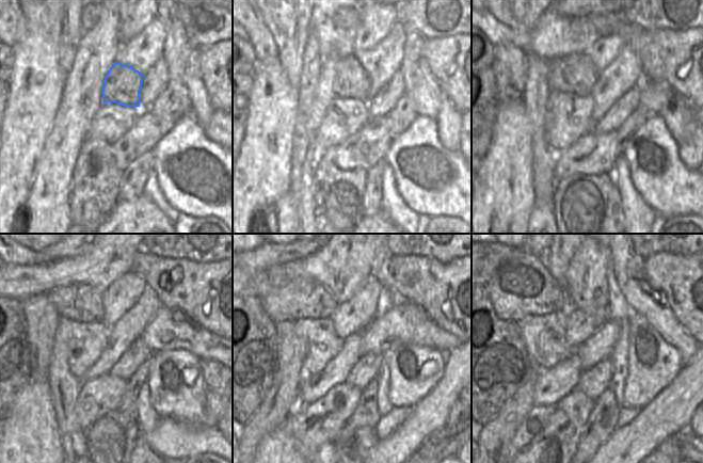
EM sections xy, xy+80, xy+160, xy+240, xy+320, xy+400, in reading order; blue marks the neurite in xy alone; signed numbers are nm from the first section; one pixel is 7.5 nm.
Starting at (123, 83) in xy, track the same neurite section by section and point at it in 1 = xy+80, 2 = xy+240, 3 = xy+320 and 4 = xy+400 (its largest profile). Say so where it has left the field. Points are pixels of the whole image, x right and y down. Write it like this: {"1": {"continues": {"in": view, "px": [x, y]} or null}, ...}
{"1": {"continues": {"in": "xy+80", "px": [351, 81]}}, "2": {"continues": {"in": "xy+240", "px": [80, 303]}}, "3": {"continues": {"in": "xy+320", "px": [289, 298]}}, "4": {"continues": {"in": "xy+400", "px": [521, 286]}}}

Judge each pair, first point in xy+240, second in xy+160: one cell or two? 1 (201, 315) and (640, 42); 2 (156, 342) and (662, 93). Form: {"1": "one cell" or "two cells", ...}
{"1": "one cell", "2": "one cell"}

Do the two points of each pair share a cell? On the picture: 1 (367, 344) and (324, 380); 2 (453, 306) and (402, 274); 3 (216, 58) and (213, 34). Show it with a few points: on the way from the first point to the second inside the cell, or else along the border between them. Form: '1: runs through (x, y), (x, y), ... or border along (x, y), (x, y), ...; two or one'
1: border along (357, 332), (361, 334), (358, 355); two
2: runs through (441, 293), (432, 285), (415, 277); one
3: border along (221, 41), (200, 49); two

